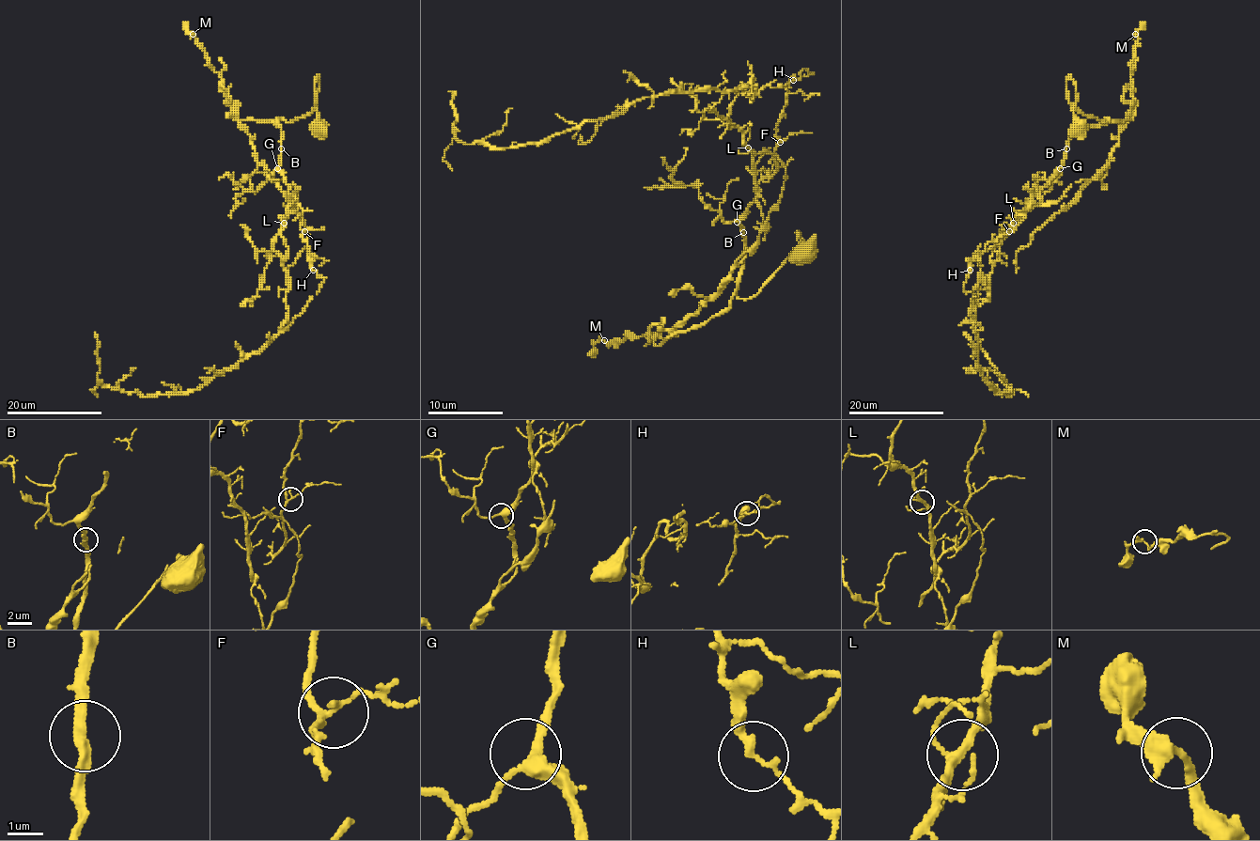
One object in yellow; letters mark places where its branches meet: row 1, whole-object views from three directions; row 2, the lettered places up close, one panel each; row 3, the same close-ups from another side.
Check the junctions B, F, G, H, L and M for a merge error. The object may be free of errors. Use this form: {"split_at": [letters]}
{"split_at": []}

